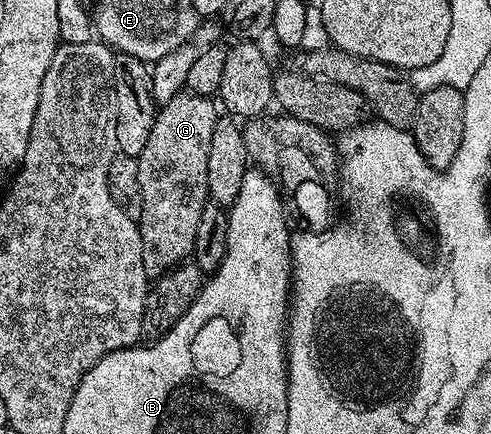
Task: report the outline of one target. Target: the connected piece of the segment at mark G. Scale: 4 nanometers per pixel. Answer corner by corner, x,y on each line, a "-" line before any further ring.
184,91
173,95
173,99
169,99
169,103
158,106
155,114
155,122
149,131
149,140
145,142
145,147
141,151
141,155
137,161
138,182
141,189
141,215
137,220
139,234
141,235
141,243
143,244
143,262
145,263
145,271
149,275
162,275
168,269
175,268
176,265
182,265
195,252
195,240
197,239
197,223
201,223
201,211
205,202
208,200
207,192
207,176
209,175
209,142
213,136
213,127
217,120
217,105
211,97
202,97
190,91

